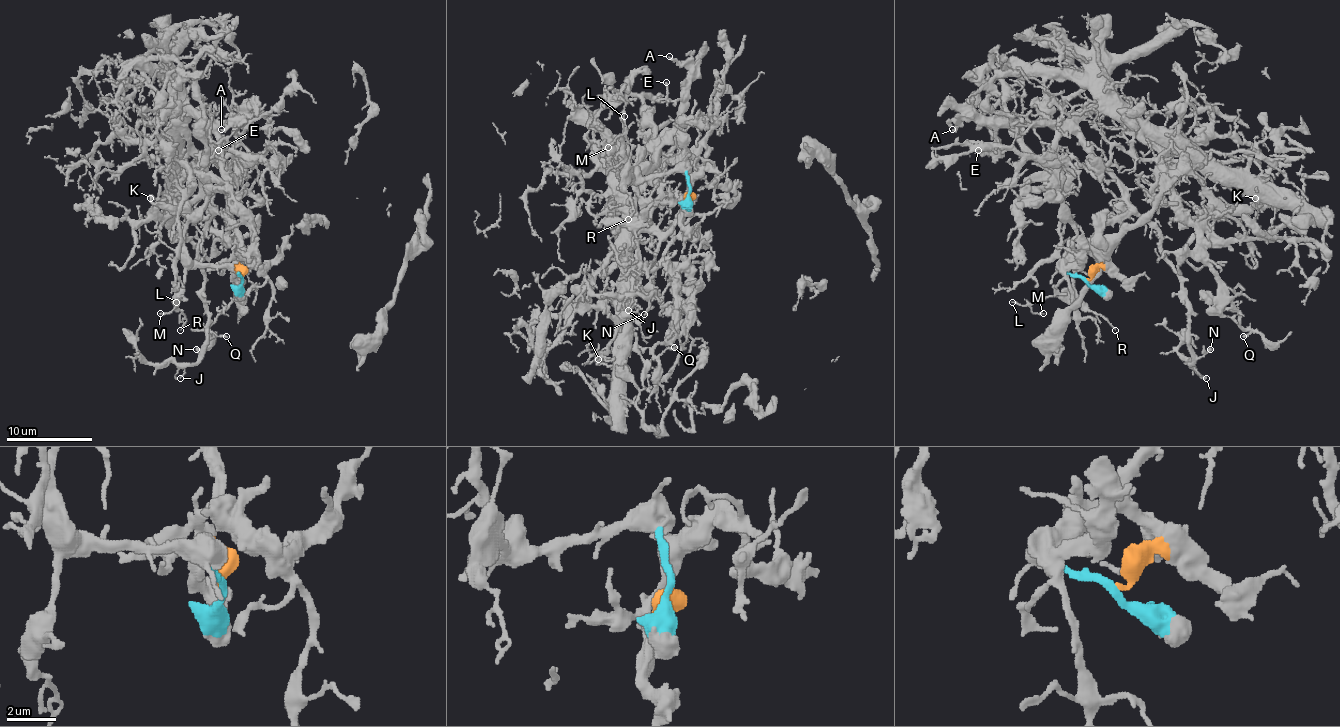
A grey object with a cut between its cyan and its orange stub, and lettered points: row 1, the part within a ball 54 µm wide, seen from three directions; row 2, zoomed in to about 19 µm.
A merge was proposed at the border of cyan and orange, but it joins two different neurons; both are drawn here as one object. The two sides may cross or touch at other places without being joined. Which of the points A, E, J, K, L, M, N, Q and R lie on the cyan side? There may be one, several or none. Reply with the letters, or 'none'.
L, M, R

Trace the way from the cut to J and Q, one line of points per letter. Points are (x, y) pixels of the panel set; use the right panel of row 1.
J: (1087, 280), (1099, 263), (1089, 246), (1099, 233), (1132, 213), (1144, 218), (1181, 280), (1191, 365), (1206, 378)
Q: (1087, 280), (1089, 243), (1127, 211), (1078, 126), (1106, 111), (1162, 154), (1243, 335)

